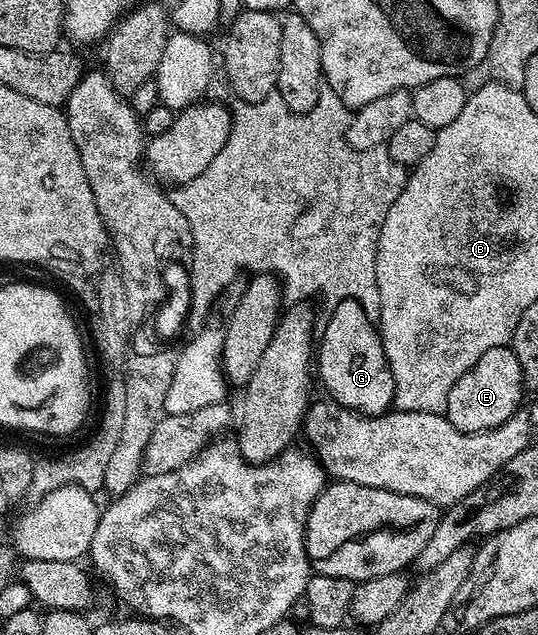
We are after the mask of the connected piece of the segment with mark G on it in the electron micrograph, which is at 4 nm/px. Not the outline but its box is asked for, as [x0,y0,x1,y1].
[316,300,394,416]

